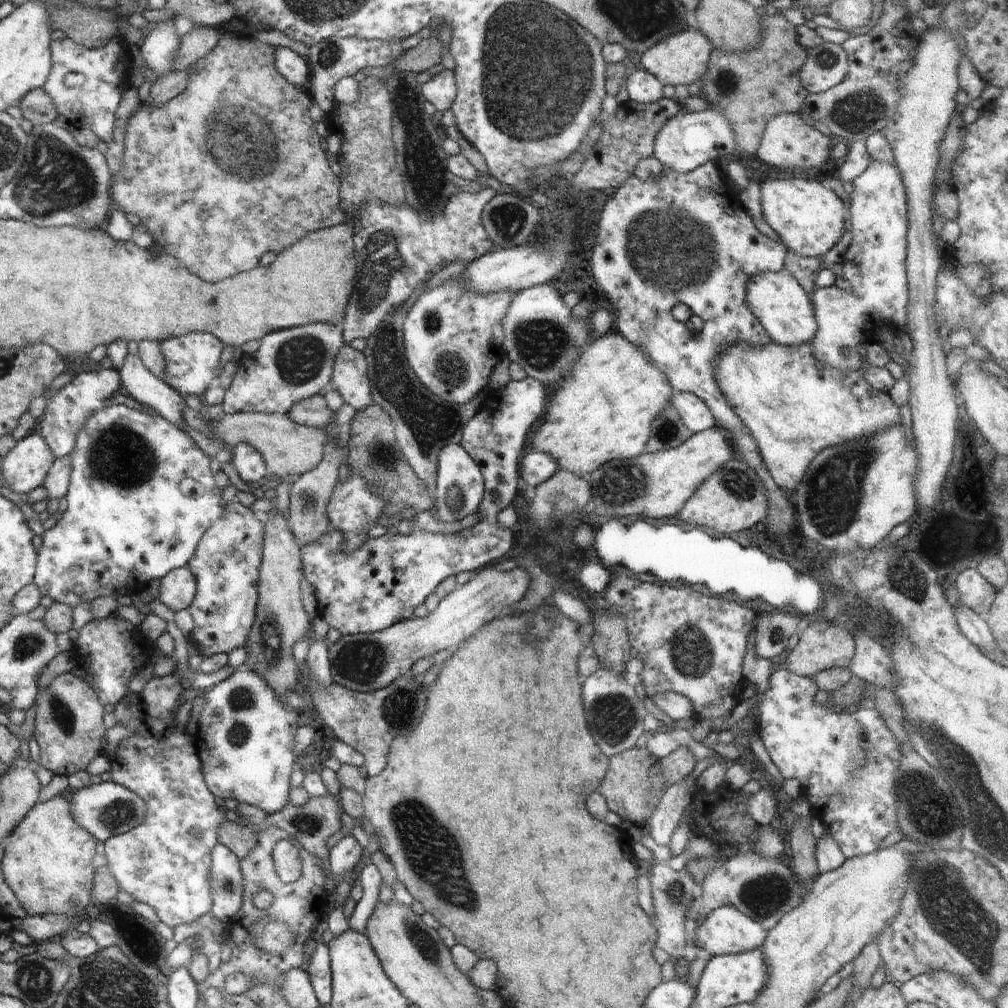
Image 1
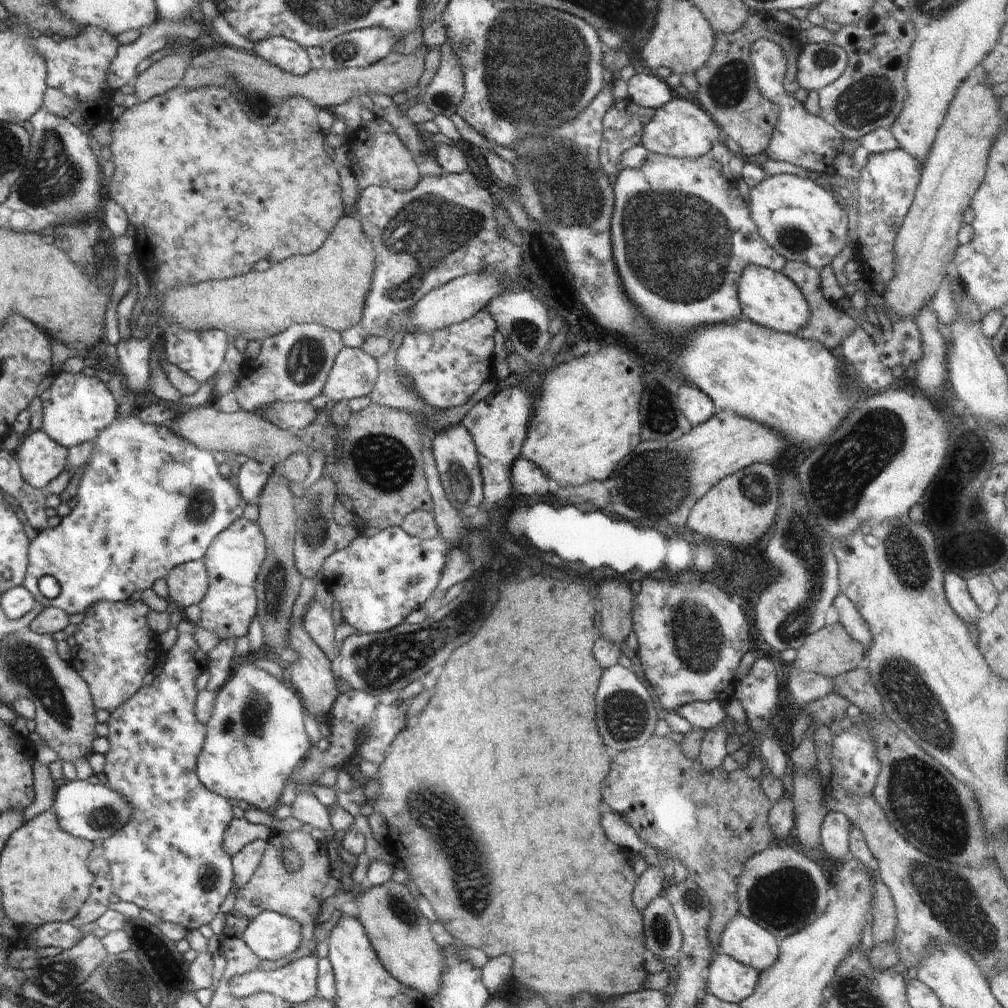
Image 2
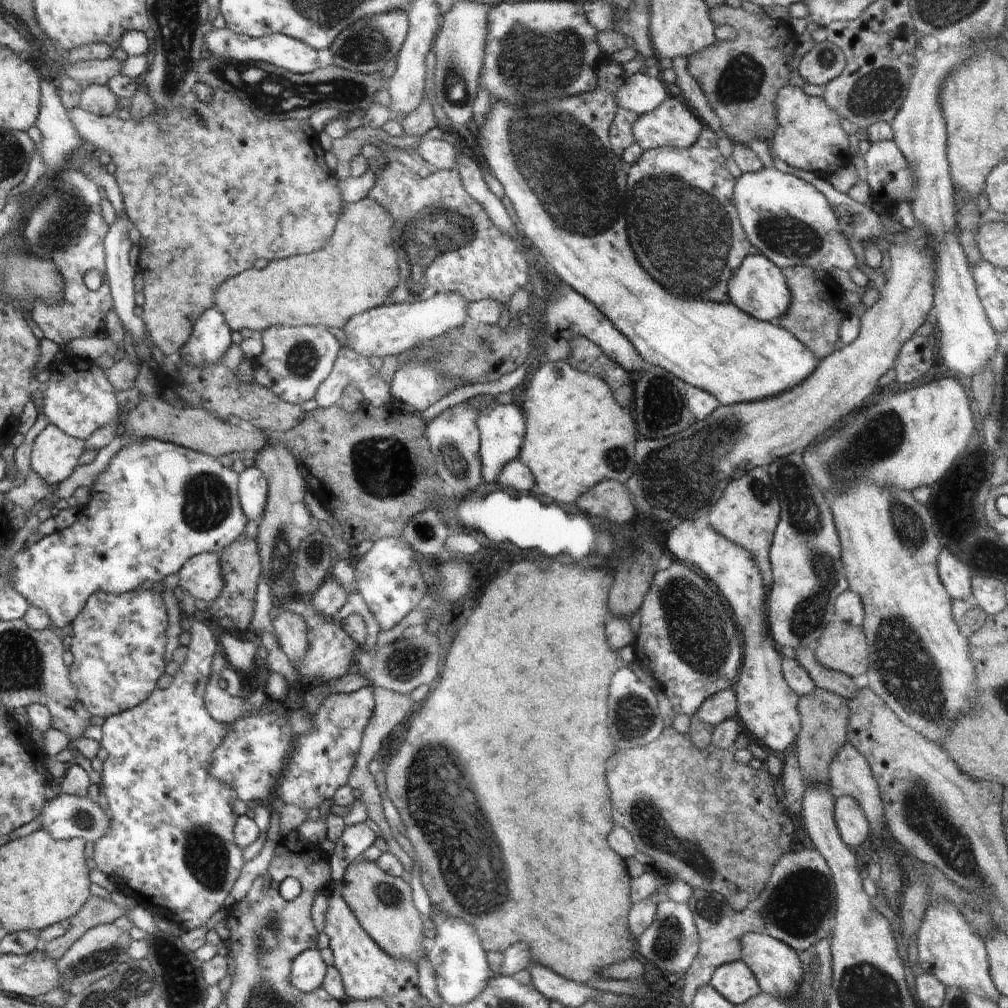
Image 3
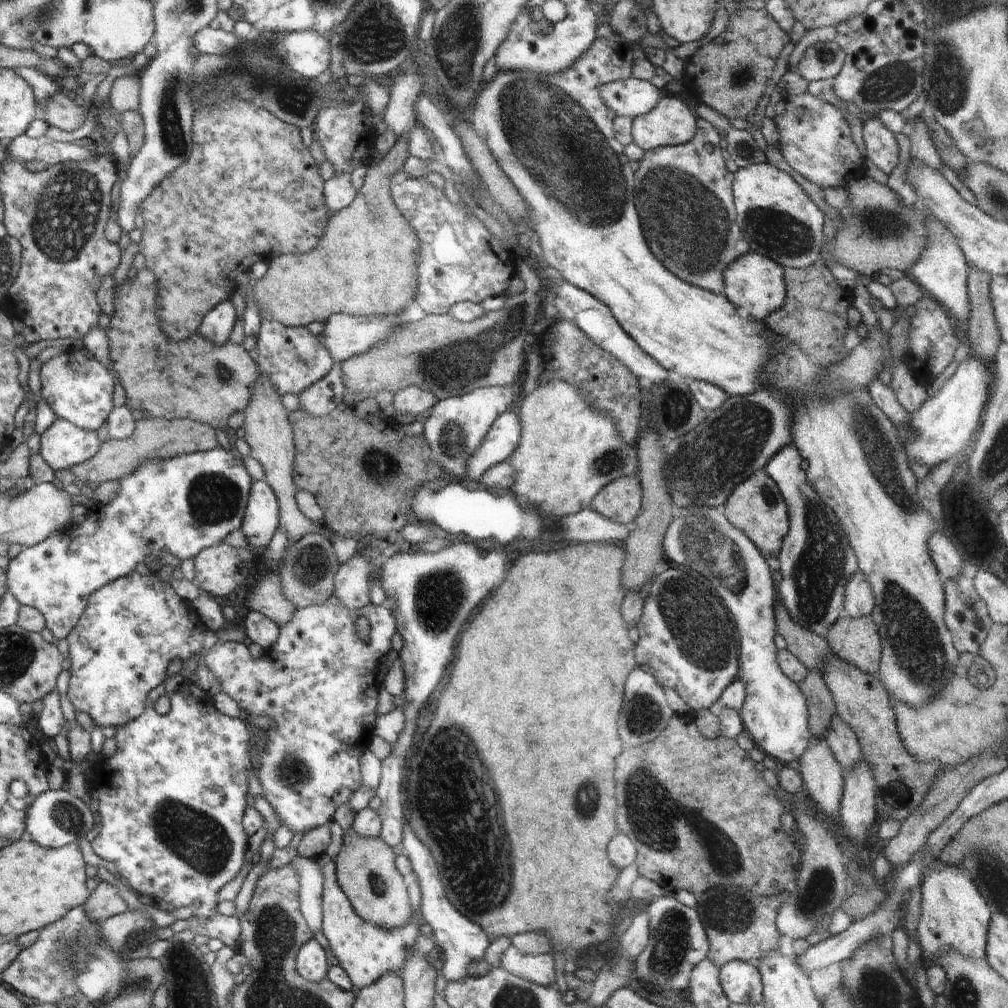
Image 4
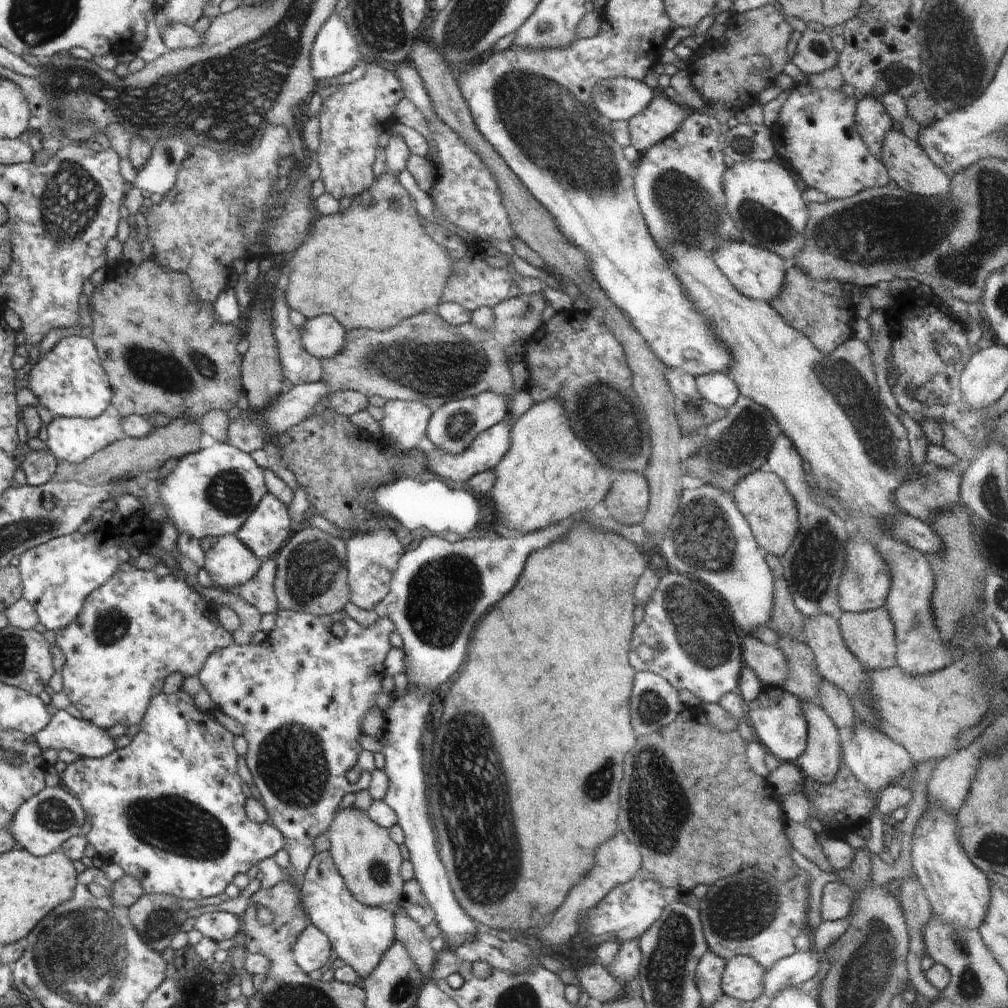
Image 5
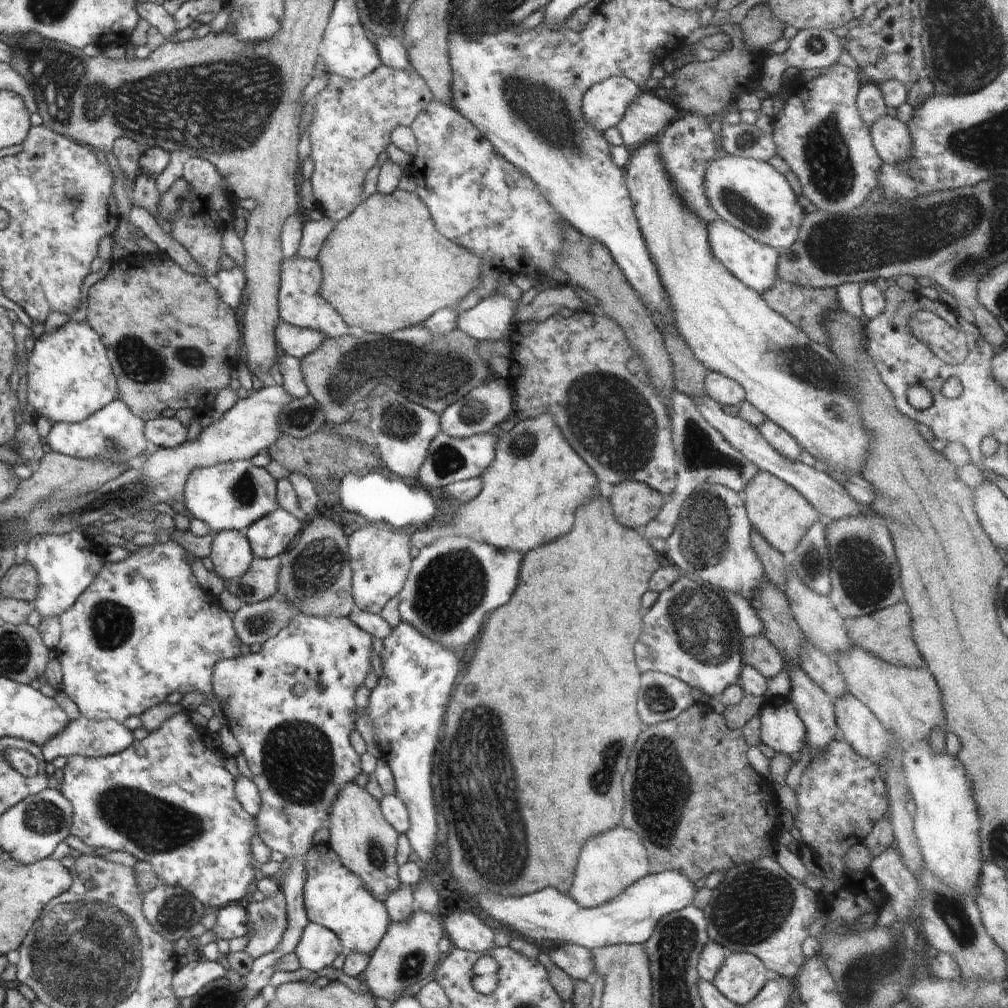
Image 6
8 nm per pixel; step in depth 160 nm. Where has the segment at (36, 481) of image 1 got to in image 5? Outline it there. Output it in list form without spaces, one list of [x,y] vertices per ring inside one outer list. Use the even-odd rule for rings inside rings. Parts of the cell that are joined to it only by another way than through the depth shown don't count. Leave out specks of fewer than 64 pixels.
[[[103,412],[96,418],[55,417],[47,426],[43,427],[43,438],[48,448],[54,453],[58,461],[81,463],[92,455],[124,438],[123,420],[120,416],[113,416]]]

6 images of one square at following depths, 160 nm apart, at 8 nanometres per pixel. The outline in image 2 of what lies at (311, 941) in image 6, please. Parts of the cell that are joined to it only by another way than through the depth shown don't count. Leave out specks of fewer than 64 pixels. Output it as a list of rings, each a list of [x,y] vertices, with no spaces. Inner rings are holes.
[[[308,955],[290,962],[280,970],[253,970],[240,975],[234,984],[230,983],[231,993],[245,997],[252,992],[272,992],[292,1004],[302,1004],[317,998],[316,955]]]

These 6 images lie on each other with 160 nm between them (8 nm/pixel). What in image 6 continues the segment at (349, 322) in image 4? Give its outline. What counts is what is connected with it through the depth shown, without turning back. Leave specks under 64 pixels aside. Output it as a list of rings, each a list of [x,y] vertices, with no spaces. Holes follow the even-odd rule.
[[[280,320],[274,331],[278,350],[292,358],[301,359],[316,350],[326,336],[309,328],[300,328]]]

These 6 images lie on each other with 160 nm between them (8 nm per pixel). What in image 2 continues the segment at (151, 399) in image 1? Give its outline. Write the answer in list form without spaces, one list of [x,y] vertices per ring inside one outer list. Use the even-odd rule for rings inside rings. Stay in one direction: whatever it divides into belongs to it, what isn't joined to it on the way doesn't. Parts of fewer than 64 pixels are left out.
[[[128,337],[121,339],[117,346],[118,368],[125,378],[122,380],[123,387],[128,387],[135,394],[148,392],[148,379],[151,375],[149,360],[153,345],[149,339],[137,339]]]

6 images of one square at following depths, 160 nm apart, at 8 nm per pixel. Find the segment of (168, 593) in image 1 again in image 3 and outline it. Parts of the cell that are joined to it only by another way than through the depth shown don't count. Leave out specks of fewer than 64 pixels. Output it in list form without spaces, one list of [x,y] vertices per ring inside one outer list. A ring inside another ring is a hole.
[[[219,553],[193,556],[178,573],[180,588],[192,598],[212,601],[221,596],[225,580]]]

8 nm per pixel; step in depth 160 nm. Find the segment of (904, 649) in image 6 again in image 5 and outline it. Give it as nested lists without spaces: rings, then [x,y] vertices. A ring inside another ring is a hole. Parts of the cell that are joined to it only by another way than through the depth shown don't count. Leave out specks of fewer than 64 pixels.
[[[886,608],[863,613],[840,612],[837,620],[846,646],[866,671],[887,669],[897,665],[897,630]]]

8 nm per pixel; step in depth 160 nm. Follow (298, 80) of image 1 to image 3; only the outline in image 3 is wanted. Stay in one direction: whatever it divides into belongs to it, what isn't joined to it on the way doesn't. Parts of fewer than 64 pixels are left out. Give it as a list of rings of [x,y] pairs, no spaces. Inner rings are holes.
[[[226,26],[221,29],[207,31],[204,36],[204,42],[211,55],[216,55],[217,57],[235,58],[242,62],[270,62],[275,67],[300,74],[308,74],[319,68],[317,50],[309,44],[288,35],[273,34],[262,38],[252,38],[248,35],[232,32]]]

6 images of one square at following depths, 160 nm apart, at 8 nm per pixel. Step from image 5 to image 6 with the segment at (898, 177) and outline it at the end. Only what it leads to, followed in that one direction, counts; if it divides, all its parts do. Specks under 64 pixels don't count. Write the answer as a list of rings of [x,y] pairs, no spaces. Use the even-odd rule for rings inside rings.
[[[884,115],[877,118],[869,133],[878,153],[884,163],[901,163],[911,158],[911,136],[906,124],[896,117]]]

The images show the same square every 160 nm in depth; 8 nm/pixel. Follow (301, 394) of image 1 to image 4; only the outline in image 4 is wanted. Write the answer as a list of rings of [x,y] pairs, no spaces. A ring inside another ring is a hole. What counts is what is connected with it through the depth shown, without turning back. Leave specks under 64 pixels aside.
[[[268,317],[261,318],[257,345],[260,354],[255,362],[283,395],[298,394],[303,388],[326,376],[334,364],[319,335],[313,335],[306,327],[291,327]]]

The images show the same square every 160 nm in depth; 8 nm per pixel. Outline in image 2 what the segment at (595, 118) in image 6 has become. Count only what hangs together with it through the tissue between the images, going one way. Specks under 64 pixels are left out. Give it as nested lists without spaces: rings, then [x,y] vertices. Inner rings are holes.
[[[636,73],[627,80],[627,100],[636,106],[656,110],[672,98],[671,89],[656,75]]]

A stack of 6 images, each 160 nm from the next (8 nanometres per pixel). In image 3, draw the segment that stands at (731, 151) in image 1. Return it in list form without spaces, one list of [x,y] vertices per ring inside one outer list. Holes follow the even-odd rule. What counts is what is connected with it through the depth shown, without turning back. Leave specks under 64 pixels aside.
[[[669,96],[664,104],[653,111],[639,115],[632,129],[633,137],[643,150],[655,148],[688,148],[692,146],[700,132],[704,130],[704,121],[681,97]]]

